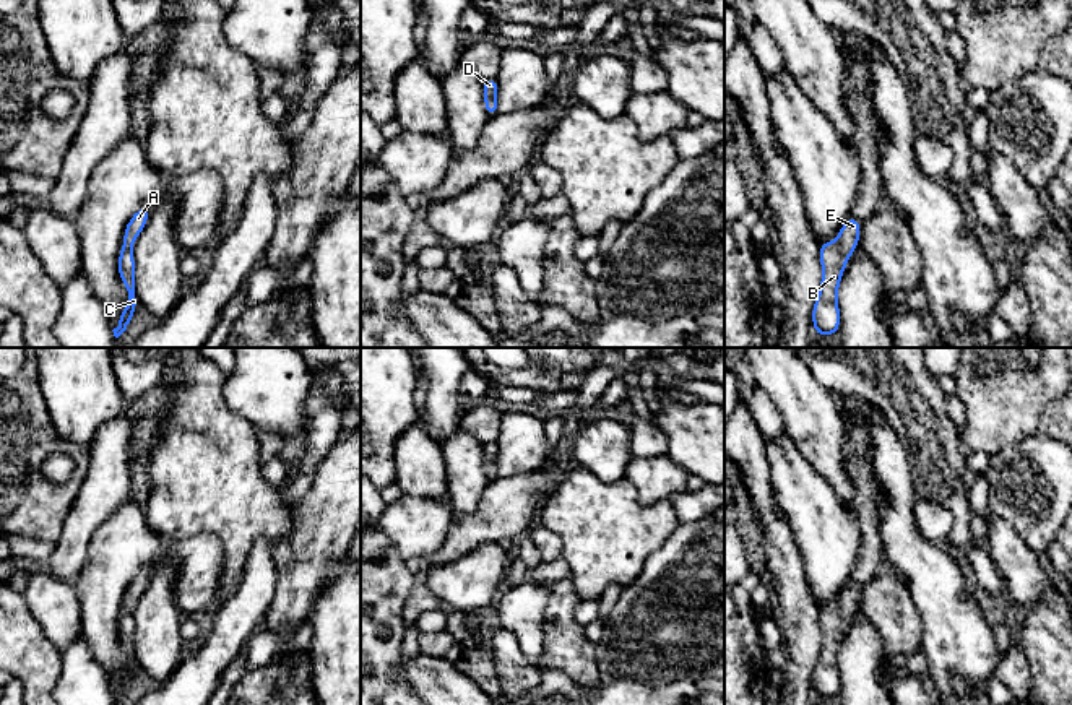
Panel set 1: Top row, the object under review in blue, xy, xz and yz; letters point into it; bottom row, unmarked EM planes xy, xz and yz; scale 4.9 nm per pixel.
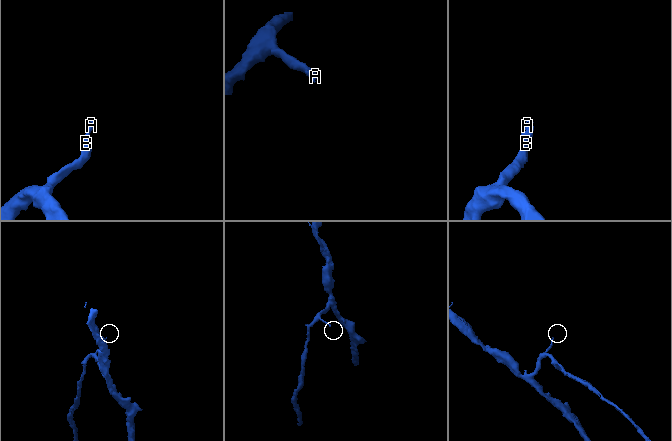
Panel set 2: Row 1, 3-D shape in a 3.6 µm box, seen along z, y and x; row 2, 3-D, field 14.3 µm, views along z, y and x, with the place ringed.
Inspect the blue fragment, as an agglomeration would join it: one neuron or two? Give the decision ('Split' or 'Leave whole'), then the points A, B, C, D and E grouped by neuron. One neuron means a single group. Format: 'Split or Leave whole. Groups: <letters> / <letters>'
Leave whole. Groups: A B C D E

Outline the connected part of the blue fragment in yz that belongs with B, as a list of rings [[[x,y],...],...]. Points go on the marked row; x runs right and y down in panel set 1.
[[[849,214],[838,239],[820,244],[822,283],[812,309],[812,325],[817,336],[832,336],[840,331],[838,286],[848,258],[859,245],[859,231],[861,221]]]

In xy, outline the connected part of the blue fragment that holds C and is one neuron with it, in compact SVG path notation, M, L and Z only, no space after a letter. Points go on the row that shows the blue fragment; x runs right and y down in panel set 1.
M149 205L141 206L128 221L123 232L123 244L119 255L119 276L127 289L128 304L119 315L119 327L114 328L114 336L119 338L130 325L135 309L138 307L136 289L135 289L135 258L133 242L141 234L148 223Z

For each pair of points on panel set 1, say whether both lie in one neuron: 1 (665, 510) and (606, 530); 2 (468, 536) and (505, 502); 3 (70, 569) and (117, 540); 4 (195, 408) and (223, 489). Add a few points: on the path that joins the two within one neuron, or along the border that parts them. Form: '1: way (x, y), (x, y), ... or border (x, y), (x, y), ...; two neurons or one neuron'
1: way (650, 525), (640, 530), (621, 530); one neuron
2: way (479, 527), (489, 527), (501, 514); one neuron
3: border (99, 525), (88, 546), (86, 561), (72, 582); two neurons
4: way (208, 428), (210, 470); one neuron

